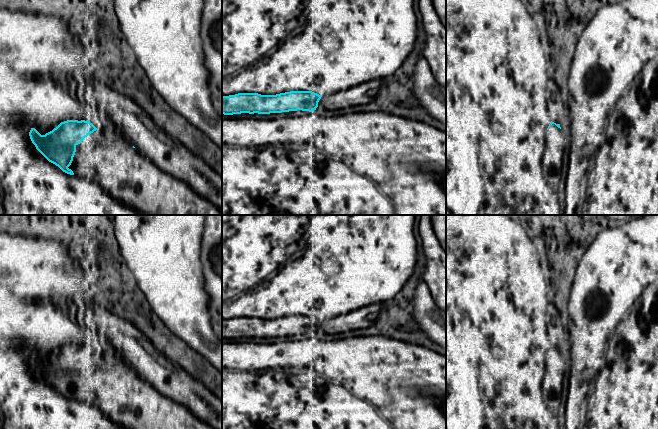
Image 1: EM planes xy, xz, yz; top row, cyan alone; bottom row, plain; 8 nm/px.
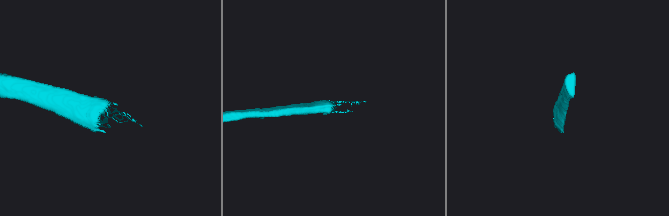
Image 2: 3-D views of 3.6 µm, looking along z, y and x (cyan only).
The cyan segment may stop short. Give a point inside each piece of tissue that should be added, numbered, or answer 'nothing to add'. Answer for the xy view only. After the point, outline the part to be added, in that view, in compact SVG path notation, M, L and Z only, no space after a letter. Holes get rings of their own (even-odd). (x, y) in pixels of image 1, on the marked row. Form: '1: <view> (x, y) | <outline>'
1: xy (105, 156) | M110 128L96 130L76 145L73 161L68 168L76 176L93 179L105 192L125 205L149 215L222 215L214 204L183 181L160 170Z

